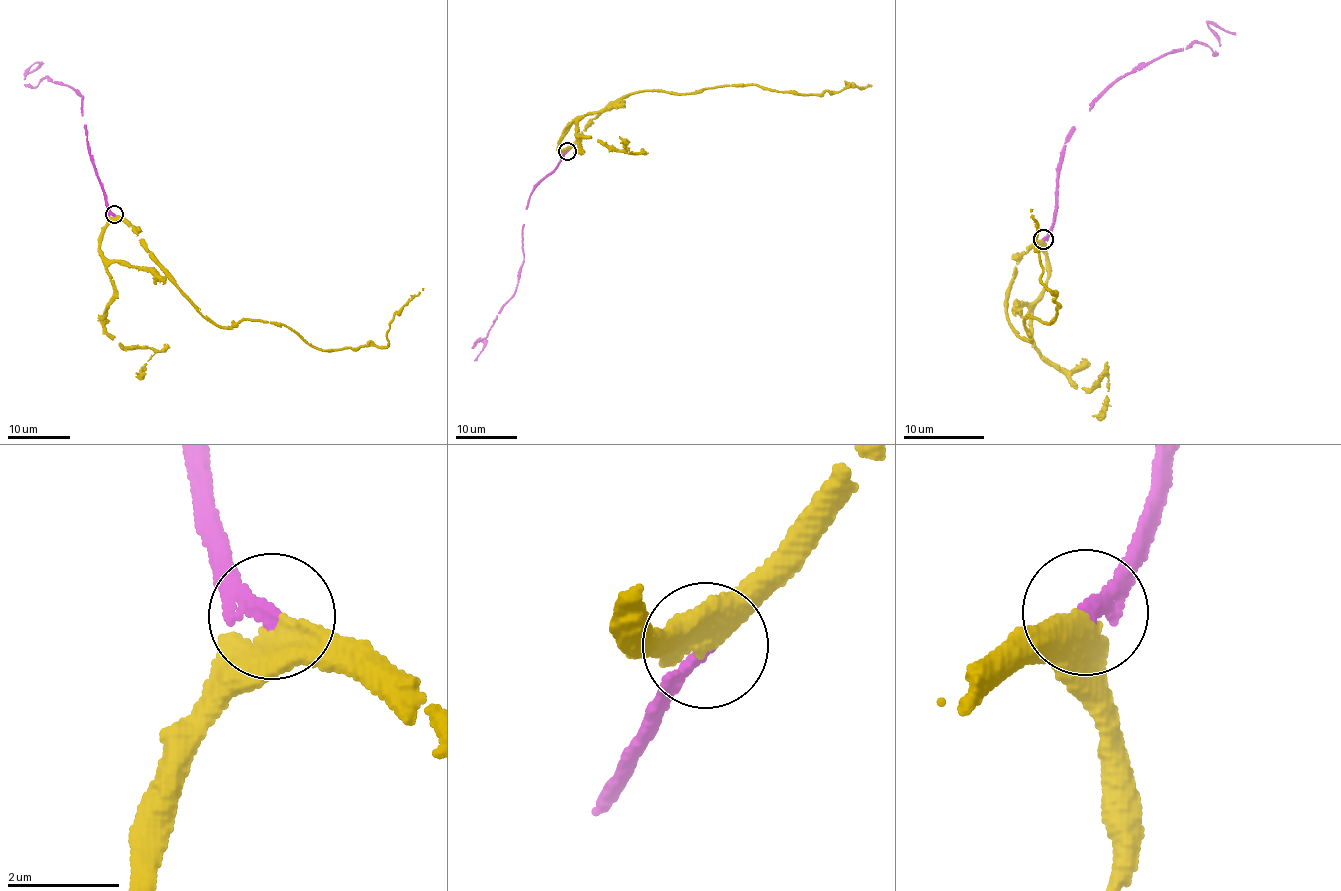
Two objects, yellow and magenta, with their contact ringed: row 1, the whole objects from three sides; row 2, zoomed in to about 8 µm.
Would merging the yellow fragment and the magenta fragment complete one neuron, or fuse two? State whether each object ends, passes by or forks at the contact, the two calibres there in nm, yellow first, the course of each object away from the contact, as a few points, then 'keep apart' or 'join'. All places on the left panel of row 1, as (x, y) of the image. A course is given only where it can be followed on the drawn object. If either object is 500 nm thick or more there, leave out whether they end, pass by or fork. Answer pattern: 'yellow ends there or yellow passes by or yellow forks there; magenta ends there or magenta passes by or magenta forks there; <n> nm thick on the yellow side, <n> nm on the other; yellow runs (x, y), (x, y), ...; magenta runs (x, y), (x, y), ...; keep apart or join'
yellow passes by; magenta ends there; 360 nm thick on the yellow side, 260 nm on the other; yellow runs (115, 216), (134, 228), (204, 316), (219, 325), (283, 324), (324, 350), (387, 345), (391, 319), (423, 289); magenta runs (113, 214), (87, 137), (83, 98), (46, 77), (36, 86), (24, 84), (24, 76), (38, 63), (25, 74); join

